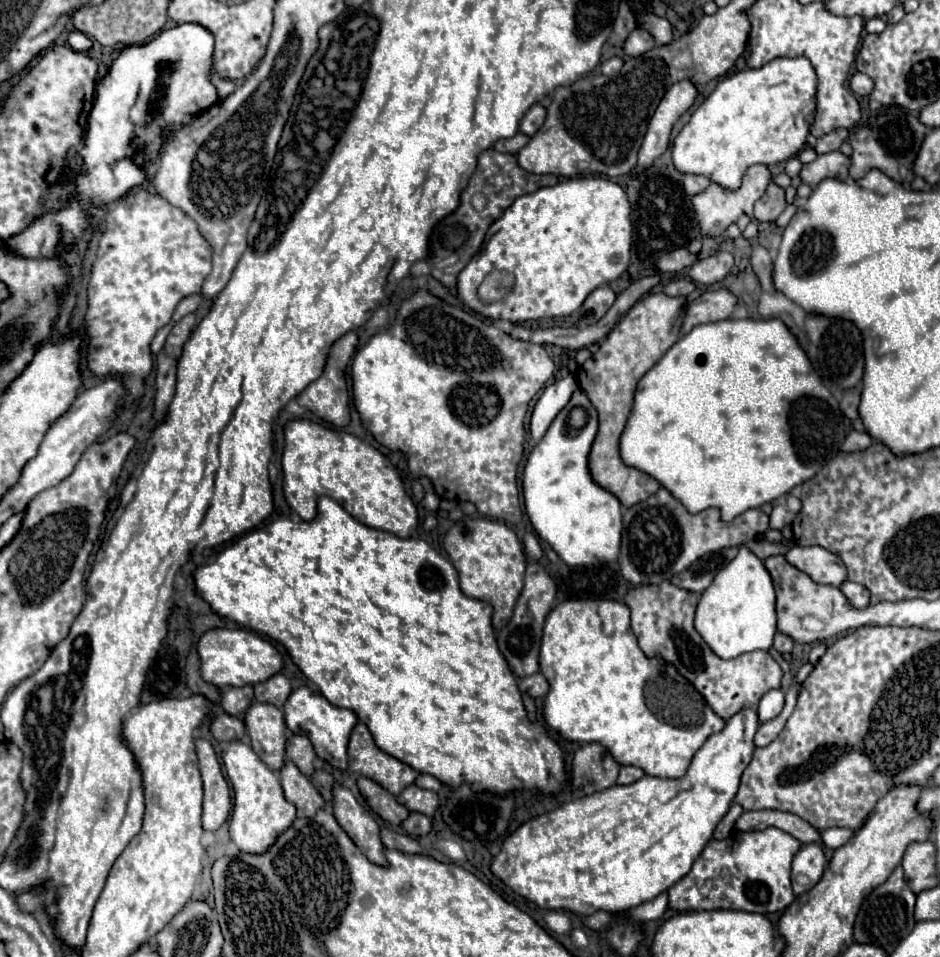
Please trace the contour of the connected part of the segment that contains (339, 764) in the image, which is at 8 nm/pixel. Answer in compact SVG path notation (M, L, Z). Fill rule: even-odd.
M301 686L295 692L291 692L289 700L285 702L283 714L285 714L287 728L293 734L305 734L311 740L315 754L321 760L329 762L333 768L339 768L339 770L347 768L347 740L349 740L351 728L357 724L357 716L353 710L333 706L323 694L313 692L307 686Z

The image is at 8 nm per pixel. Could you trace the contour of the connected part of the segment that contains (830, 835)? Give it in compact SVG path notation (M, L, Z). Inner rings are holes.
M829 828L829 830L825 830L825 832L821 834L821 840L823 840L823 844L825 844L827 848L839 848L839 846L843 846L851 836L853 836L853 830L849 830L849 828Z

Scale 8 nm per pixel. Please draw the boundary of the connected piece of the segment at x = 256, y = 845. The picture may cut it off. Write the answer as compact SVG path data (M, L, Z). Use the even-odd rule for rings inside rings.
M231 742L223 752L223 764L235 792L233 818L229 824L231 840L241 852L263 854L287 828L291 828L293 820L297 818L297 808L285 800L279 778L259 760L259 756L255 756L247 742Z

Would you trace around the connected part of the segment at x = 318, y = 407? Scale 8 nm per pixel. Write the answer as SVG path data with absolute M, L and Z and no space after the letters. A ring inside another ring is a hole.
M347 332L345 336L341 336L331 352L329 352L329 360L327 360L327 366L325 366L325 372L321 374L321 378L317 378L315 382L311 382L299 396L297 396L297 402L301 406L305 406L307 410L311 410L313 414L317 414L321 420L337 426L337 428L343 428L351 422L351 414L349 414L349 392L347 392L347 382L345 382L345 368L349 364L349 360L353 358L353 354L357 352L357 334L355 332Z

